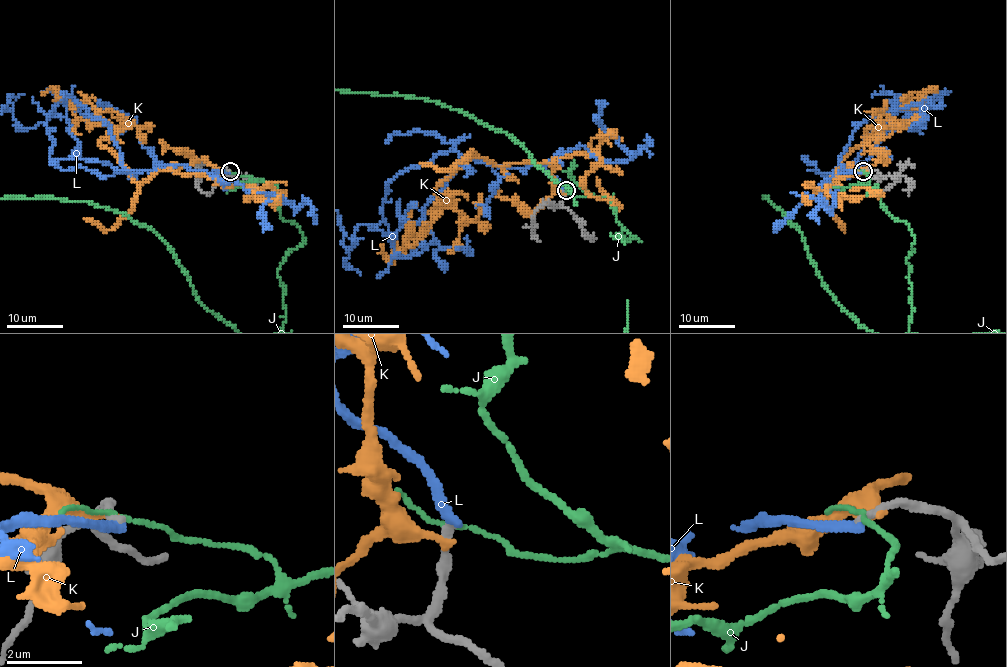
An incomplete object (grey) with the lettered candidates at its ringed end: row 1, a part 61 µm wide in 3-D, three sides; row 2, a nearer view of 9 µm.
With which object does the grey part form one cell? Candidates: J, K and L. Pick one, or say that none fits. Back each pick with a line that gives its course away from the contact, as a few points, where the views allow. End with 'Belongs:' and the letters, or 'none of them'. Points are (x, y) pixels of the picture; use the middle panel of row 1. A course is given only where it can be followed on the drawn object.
Belongs: none of them

